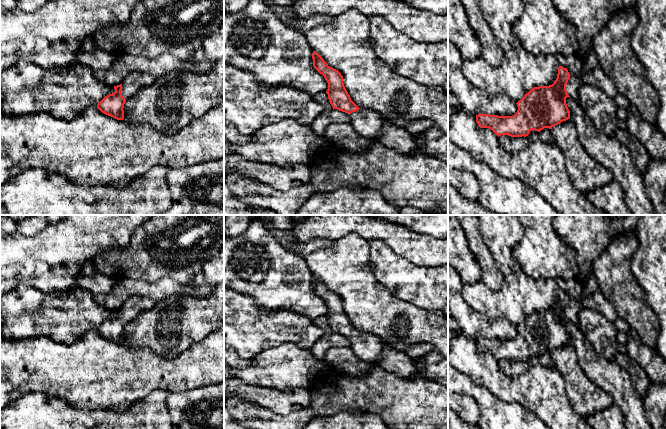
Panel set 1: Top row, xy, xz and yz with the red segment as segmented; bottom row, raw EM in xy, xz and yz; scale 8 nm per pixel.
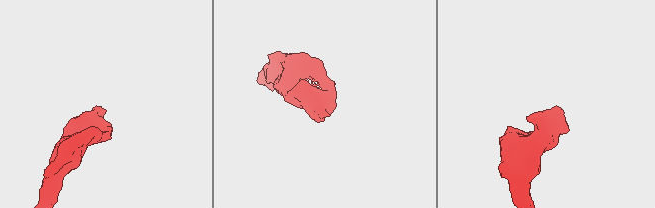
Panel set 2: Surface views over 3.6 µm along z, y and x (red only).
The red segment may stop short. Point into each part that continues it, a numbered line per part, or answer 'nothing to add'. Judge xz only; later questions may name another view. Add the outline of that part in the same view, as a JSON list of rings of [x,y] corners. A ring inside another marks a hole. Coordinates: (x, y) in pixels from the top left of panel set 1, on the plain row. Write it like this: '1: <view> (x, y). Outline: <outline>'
1: xz (366, 347). Outline: [[[362,333],[350,338],[350,348],[356,358],[369,364],[375,364],[381,358],[382,346],[372,334]]]

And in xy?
1: xy (136, 304). Outline: [[[134,295],[127,299],[122,307],[122,320],[125,323],[136,318],[141,312],[144,312],[154,306],[155,302],[147,297]]]

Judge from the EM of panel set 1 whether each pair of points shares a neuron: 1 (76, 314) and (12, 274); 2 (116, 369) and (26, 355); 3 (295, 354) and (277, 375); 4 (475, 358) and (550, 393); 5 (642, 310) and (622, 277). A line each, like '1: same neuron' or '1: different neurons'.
1: different neurons
2: same neuron
3: same neuron
4: same neuron
5: same neuron

